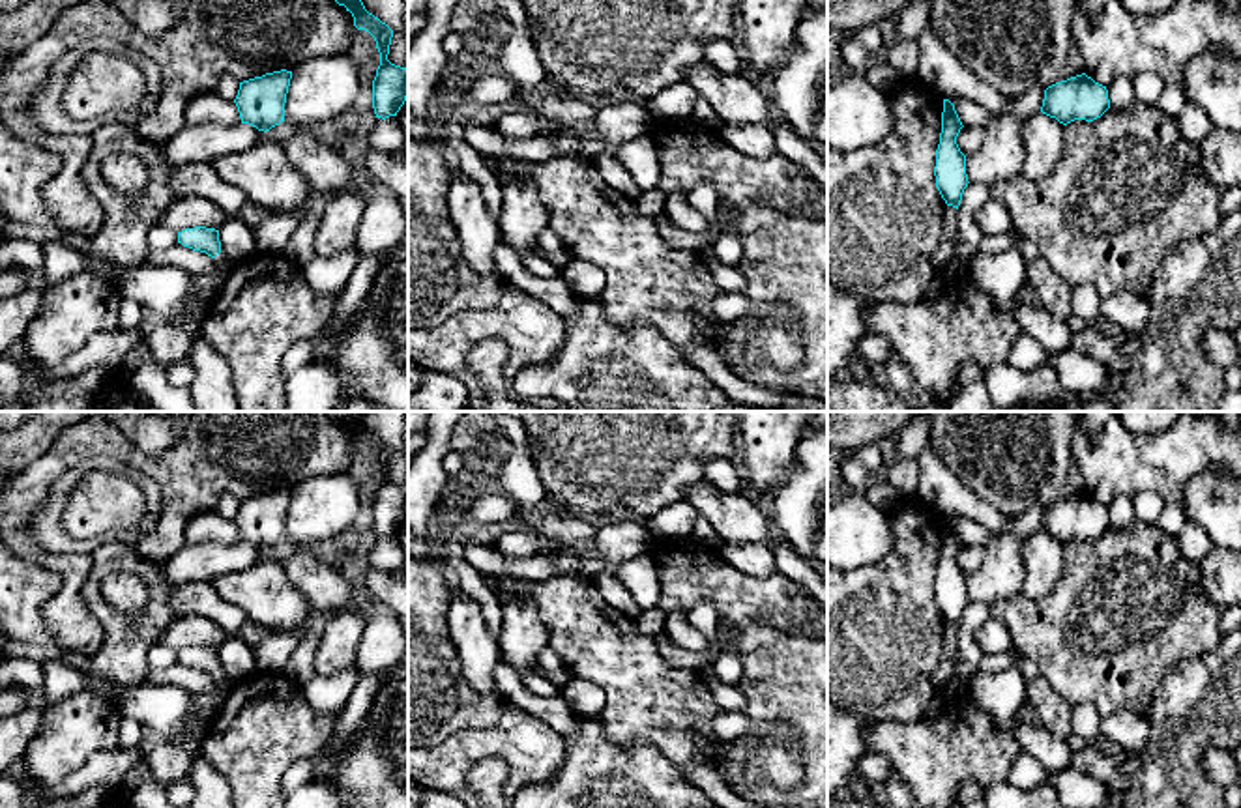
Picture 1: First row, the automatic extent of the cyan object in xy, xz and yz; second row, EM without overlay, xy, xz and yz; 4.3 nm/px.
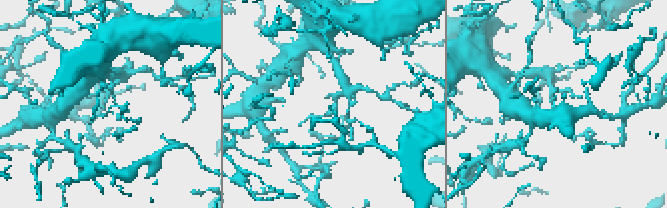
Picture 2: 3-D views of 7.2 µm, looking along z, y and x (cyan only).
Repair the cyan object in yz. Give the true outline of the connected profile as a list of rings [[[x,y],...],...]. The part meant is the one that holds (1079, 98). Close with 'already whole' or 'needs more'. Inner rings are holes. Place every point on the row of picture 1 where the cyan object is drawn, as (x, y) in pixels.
[[[1082,73],[1048,86],[1041,112],[1067,125],[1074,120],[1093,122],[1108,108],[1110,99],[1106,86]]]; already whole

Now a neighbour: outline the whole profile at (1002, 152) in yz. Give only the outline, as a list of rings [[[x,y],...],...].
[[[1013,114],[990,116],[981,148],[966,157],[968,181],[990,187],[1018,176],[1024,155],[1022,120]]]

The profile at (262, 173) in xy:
[[[262,140],[240,153],[210,161],[219,178],[240,187],[247,200],[268,213],[288,211],[303,215],[314,189],[288,161],[281,142]]]

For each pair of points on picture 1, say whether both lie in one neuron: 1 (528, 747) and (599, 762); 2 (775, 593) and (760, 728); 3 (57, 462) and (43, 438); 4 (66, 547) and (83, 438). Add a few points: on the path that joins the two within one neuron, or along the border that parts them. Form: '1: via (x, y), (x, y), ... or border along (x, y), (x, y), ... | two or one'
1: border along (564, 735), (560, 769), (534, 784) | two
2: via (759, 627), (762, 694) | one
3: border along (62, 431), (42, 455), (19, 472) | two
4: border along (92, 455), (72, 466), (49, 494) | two

